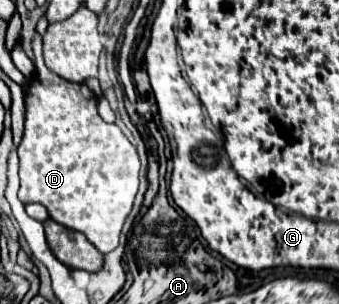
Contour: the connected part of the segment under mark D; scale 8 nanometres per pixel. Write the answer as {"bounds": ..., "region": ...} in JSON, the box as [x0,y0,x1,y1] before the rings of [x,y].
{"bounds":[18,34,140,254],"region":[[[36,34],[32,42],[36,54],[36,74],[26,90],[26,126],[18,146],[20,158],[20,192],[18,198],[24,204],[38,202],[46,206],[52,220],[66,228],[82,232],[98,252],[108,254],[118,246],[122,224],[132,210],[134,196],[138,192],[140,160],[136,148],[122,134],[116,124],[104,122],[96,112],[96,96],[86,84],[66,82],[58,74],[50,72],[42,60],[42,38]]]}

